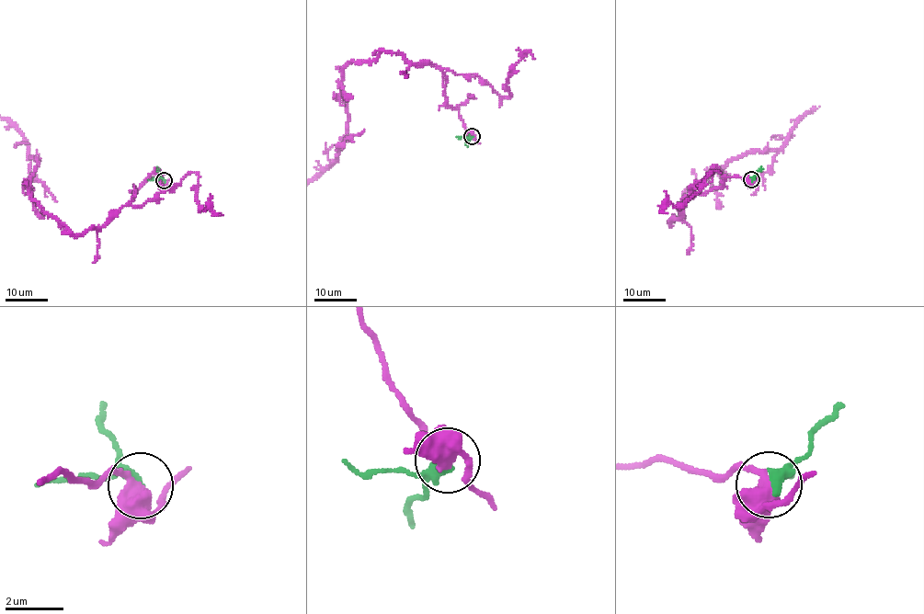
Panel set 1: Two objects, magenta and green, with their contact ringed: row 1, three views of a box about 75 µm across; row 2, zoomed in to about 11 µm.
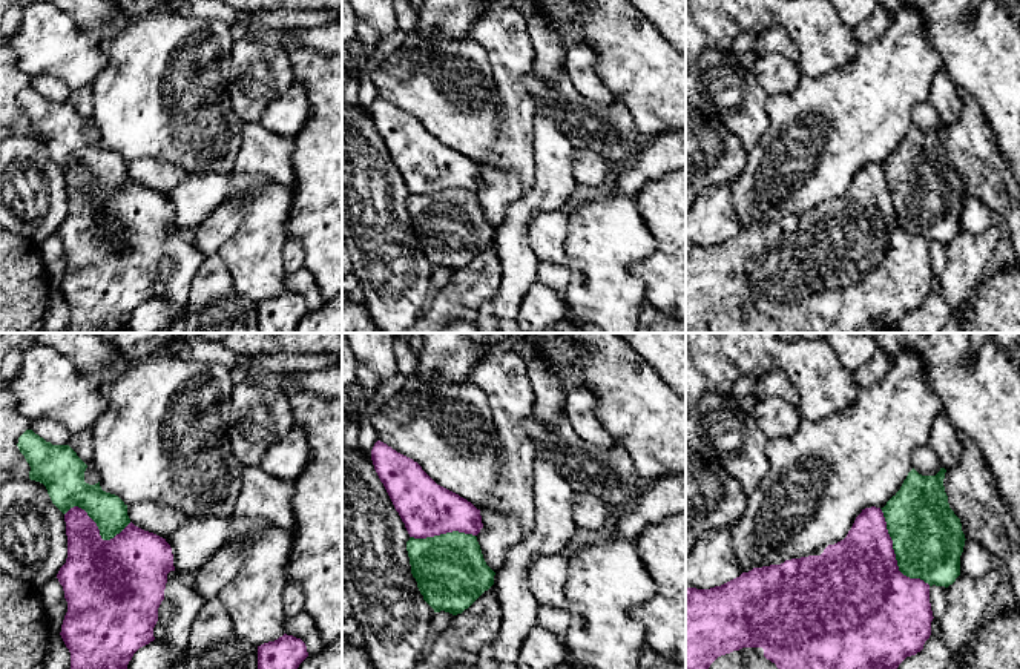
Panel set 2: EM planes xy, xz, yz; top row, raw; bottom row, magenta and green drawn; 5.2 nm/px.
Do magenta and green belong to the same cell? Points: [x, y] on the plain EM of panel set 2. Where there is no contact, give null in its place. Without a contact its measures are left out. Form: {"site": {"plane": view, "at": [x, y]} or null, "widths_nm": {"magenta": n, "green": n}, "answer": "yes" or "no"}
{"site": {"plane": "yz", "at": [894, 210]}, "widths_nm": {"magenta": 460, "green": 380}, "answer": "no"}

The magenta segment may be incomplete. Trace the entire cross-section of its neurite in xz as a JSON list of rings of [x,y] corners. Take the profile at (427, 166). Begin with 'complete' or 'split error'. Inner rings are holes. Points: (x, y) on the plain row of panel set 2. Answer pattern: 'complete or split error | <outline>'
complete | [[[377,97],[371,117],[410,193],[452,187],[477,192],[483,184],[480,166],[437,141],[413,115]]]

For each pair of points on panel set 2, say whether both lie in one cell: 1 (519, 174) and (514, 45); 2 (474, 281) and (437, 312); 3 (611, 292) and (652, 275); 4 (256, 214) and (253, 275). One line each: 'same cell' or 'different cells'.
1: same cell
2: same cell
3: different cells
4: same cell

